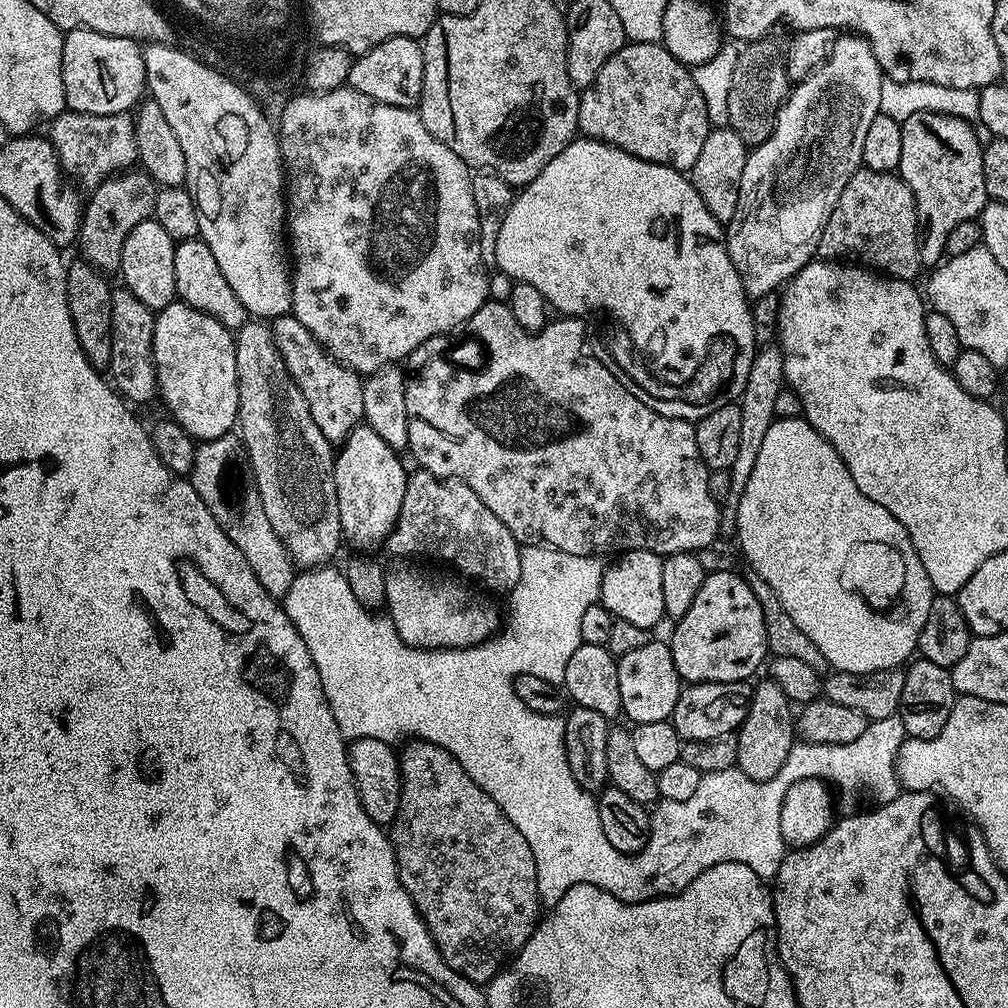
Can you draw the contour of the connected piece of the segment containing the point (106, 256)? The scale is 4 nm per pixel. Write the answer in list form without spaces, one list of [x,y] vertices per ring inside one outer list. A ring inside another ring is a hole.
[[[129,170],[107,180],[91,189],[89,198],[82,208],[80,217],[80,235],[78,237],[79,255],[99,272],[105,274],[119,273],[122,262],[122,246],[130,238],[130,230],[138,222],[149,219],[154,210],[154,198],[158,185],[143,170]],[[113,272],[113,273],[112,273]]]

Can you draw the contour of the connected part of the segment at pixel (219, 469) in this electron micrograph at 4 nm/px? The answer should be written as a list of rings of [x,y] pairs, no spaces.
[[[235,431],[222,434],[222,438],[197,443],[190,479],[202,502],[206,502],[218,514],[220,525],[224,527],[228,537],[238,546],[238,550],[242,550],[242,554],[246,554],[246,562],[250,562],[250,570],[254,570],[254,576],[258,578],[258,582],[262,582],[262,588],[271,596],[283,598],[290,590],[298,569],[282,538],[274,534],[274,526],[270,526],[270,518],[266,518],[266,510],[262,510],[260,495],[255,490],[249,491],[249,496],[244,500],[244,508],[248,511],[245,516],[239,516],[224,501],[224,471],[235,458],[236,451],[239,453],[241,448],[242,441]]]

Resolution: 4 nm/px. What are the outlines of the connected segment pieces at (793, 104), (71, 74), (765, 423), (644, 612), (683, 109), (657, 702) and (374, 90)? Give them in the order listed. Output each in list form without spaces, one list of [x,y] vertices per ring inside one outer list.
[[[855,34],[837,35],[830,45],[830,51],[825,60],[816,68],[813,68],[789,91],[788,97],[784,99],[784,103],[776,112],[770,135],[749,151],[746,166],[742,166],[742,182],[738,190],[738,210],[734,210],[734,218],[726,225],[728,253],[742,278],[744,289],[748,292],[749,297],[755,298],[762,294],[776,292],[781,286],[787,285],[788,281],[796,273],[802,271],[807,264],[812,263],[817,255],[822,230],[826,230],[826,222],[832,211],[838,206],[838,198],[842,194],[842,190],[846,190],[846,182],[850,182],[850,178],[862,167],[862,146],[866,139],[866,130],[869,128],[870,122],[874,122],[874,118],[881,115],[880,99],[882,98],[882,82],[884,79],[878,58],[874,58],[872,47],[868,45],[863,36]]]
[[[85,28],[64,33],[62,86],[65,105],[71,111],[86,114],[131,113],[141,103],[147,83],[144,48],[137,41],[98,34]]]
[[[769,342],[757,351],[754,362],[750,366],[750,374],[746,378],[746,386],[740,389],[738,403],[742,410],[742,427],[738,430],[738,454],[730,469],[732,474],[730,494],[728,499],[723,501],[720,509],[721,529],[732,530],[736,527],[736,507],[740,495],[743,494],[746,482],[750,478],[750,470],[754,470],[758,450],[762,447],[762,441],[766,439],[766,430],[770,430],[770,426],[777,420],[774,405],[780,390],[784,387],[784,353],[775,343]]]
[[[635,548],[629,552],[619,553],[613,564],[604,569],[599,603],[610,610],[617,620],[632,622],[647,630],[654,629],[659,620],[665,619],[662,602],[662,566],[664,561],[659,554],[645,548]]]
[[[660,42],[625,43],[624,48],[618,50],[618,54],[614,54],[614,58],[602,66],[602,70],[598,70],[598,78],[594,78],[591,86],[580,92],[578,132],[581,137],[614,144],[634,158],[658,162],[682,173],[687,173],[694,162],[698,162],[698,154],[702,154],[702,145],[706,142],[709,131],[706,102],[698,86],[694,86],[689,65],[678,62],[678,58],[674,58],[674,54],[670,54]]]
[[[658,638],[650,639],[646,646],[632,650],[617,659],[618,690],[622,694],[621,713],[632,719],[633,725],[642,722],[671,720],[672,711],[680,697],[682,681],[674,666],[674,654],[667,643]]]
[[[391,36],[368,52],[359,53],[352,61],[346,84],[378,102],[415,109],[424,85],[424,49],[421,41],[410,36]]]

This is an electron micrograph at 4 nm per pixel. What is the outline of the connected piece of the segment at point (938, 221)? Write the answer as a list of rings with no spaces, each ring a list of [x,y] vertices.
[[[937,112],[910,114],[900,125],[902,162],[898,175],[910,186],[916,199],[921,265],[941,263],[946,256],[946,238],[950,230],[954,230],[958,222],[977,219],[984,205],[989,203],[982,140],[972,128],[975,127],[967,120]]]

